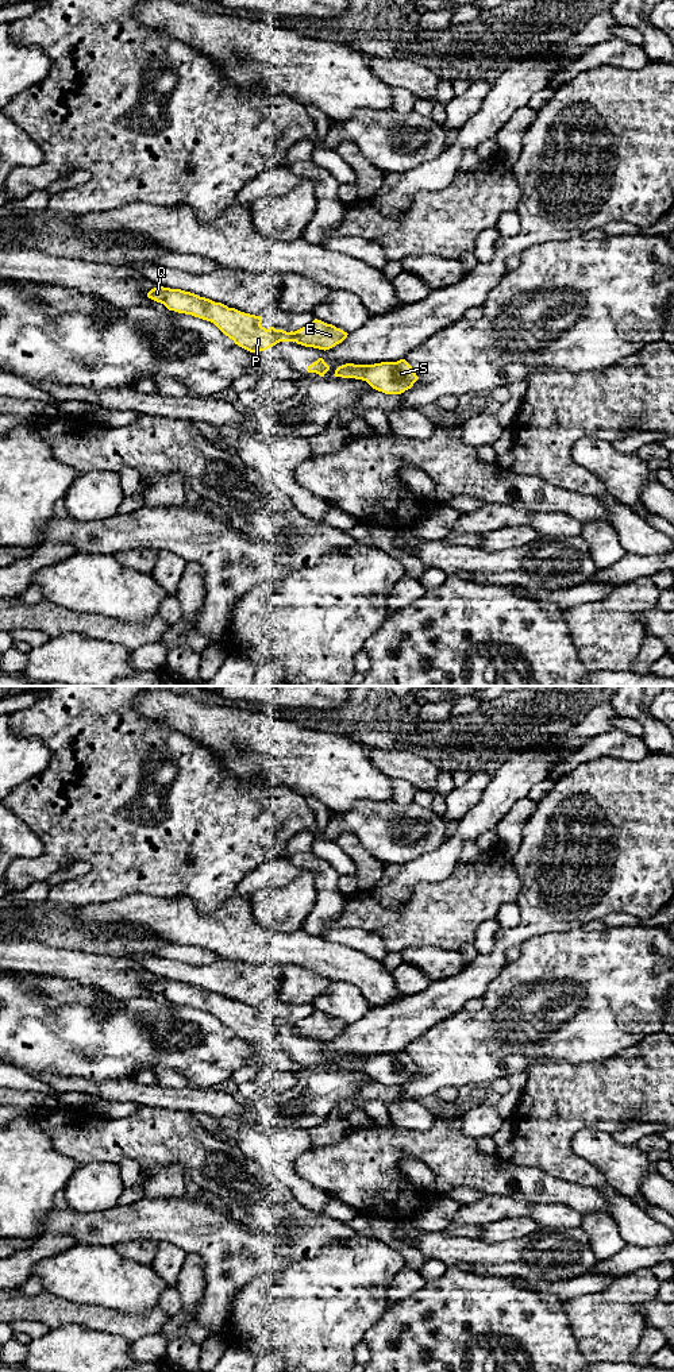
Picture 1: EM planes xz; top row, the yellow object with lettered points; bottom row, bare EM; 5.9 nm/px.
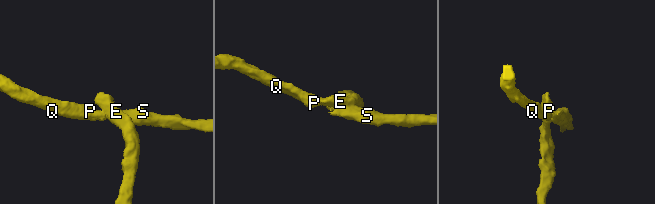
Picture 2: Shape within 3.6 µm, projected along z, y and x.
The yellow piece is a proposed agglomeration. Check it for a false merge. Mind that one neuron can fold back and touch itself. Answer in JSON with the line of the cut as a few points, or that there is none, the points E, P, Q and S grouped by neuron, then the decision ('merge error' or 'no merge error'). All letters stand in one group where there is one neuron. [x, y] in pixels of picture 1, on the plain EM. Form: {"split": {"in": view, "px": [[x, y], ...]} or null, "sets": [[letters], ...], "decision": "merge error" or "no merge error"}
{"split": {"in": "xz", "px": [[293, 1024], [295, 1032]]}, "sets": [["E"], ["P", "Q", "S"]], "decision": "merge error"}

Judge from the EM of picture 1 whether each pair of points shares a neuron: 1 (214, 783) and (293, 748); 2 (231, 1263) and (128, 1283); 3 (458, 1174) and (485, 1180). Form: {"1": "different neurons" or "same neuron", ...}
{"1": "different neurons", "2": "different neurons", "3": "same neuron"}

